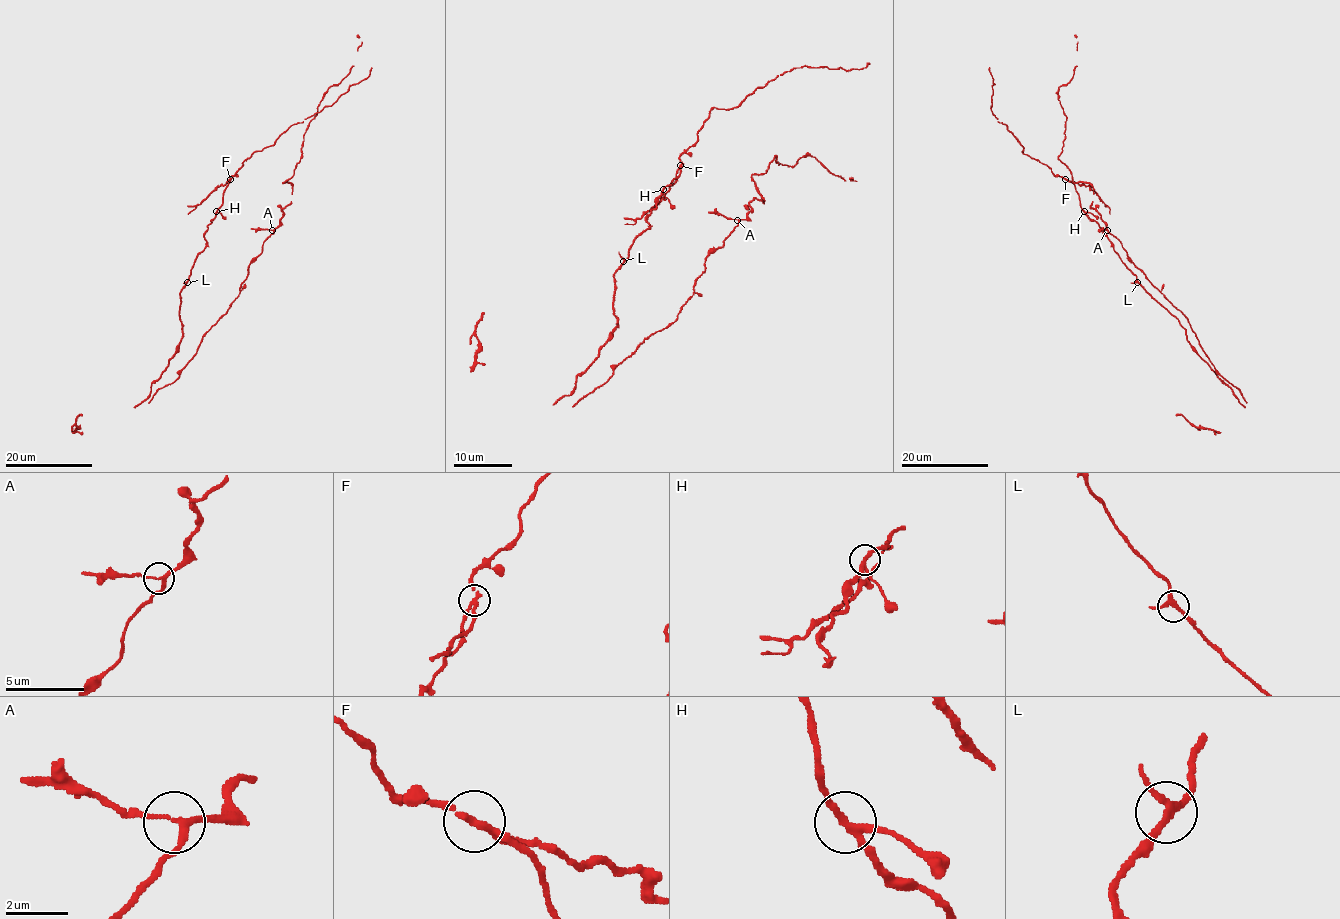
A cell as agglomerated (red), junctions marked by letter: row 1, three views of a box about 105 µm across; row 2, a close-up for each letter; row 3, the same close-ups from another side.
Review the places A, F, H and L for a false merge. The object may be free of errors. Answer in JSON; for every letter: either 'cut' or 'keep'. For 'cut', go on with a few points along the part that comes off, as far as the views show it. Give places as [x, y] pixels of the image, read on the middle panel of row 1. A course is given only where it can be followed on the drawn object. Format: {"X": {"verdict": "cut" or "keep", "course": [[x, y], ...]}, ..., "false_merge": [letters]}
{"A": {"verdict": "keep"}, "F": {"verdict": "cut", "course": [[680, 165], [666, 195], [634, 224], [625, 224]]}, "H": {"verdict": "keep"}, "L": {"verdict": "keep"}, "false_merge": ["F"]}

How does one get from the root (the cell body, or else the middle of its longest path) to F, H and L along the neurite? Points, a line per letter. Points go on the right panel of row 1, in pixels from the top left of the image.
F: (1237, 396), (1191, 345), (1180, 322), (1140, 285), (1113, 248), (1107, 234), (1081, 208), (1076, 187), (1065, 178)
H: (1237, 396), (1191, 345), (1180, 322), (1140, 285), (1113, 248), (1107, 234), (1084, 211)
L: (1237, 396), (1191, 345), (1180, 322), (1137, 282)

